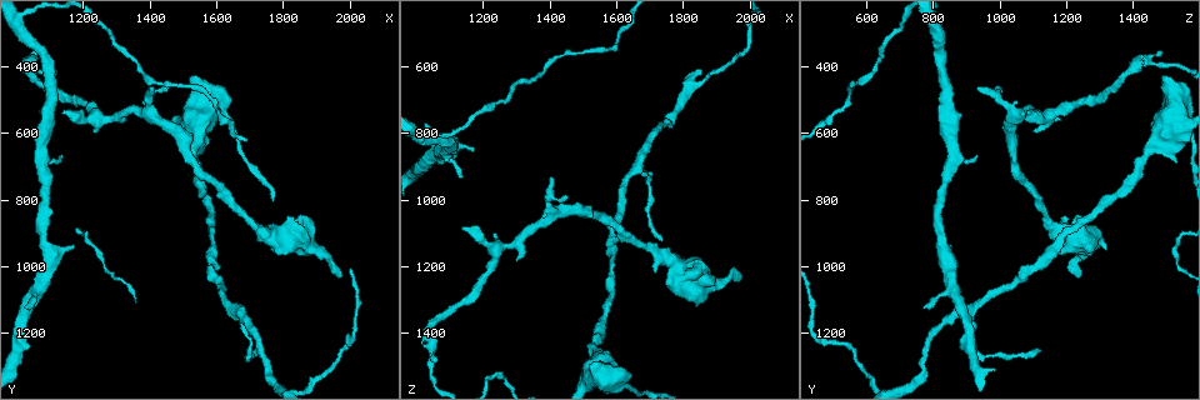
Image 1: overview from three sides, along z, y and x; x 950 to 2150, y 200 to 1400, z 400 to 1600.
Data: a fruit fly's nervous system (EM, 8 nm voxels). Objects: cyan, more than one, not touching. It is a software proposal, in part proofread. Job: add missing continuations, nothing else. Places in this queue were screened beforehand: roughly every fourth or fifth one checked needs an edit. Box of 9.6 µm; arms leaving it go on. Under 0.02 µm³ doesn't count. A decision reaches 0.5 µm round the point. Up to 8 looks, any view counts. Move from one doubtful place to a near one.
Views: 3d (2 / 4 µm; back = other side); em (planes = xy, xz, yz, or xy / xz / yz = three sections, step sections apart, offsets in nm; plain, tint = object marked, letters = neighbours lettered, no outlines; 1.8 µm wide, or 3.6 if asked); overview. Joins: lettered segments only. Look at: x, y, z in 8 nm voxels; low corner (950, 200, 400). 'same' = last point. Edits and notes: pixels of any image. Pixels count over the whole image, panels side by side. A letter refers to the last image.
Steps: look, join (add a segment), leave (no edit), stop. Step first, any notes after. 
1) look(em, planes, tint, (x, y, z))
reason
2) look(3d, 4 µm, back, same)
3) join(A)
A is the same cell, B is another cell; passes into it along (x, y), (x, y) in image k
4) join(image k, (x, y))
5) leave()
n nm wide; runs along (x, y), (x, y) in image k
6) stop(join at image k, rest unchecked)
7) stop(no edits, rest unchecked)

look(3d, 2 µm, (1030, 1120, 770))
free end

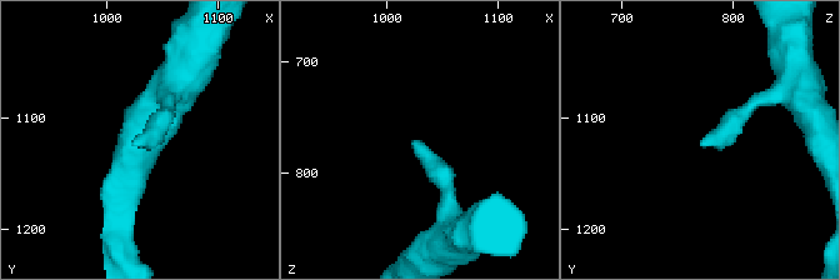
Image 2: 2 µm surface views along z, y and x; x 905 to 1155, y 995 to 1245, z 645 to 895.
look(em, yz, step 8, letters, (1026, 1122, 768))

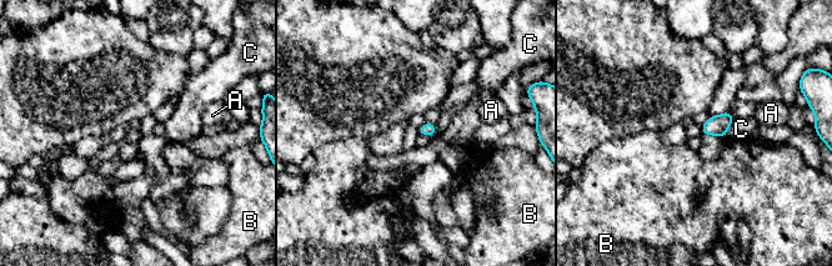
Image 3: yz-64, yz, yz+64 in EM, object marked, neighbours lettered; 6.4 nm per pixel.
look(em, planes, letters, same)

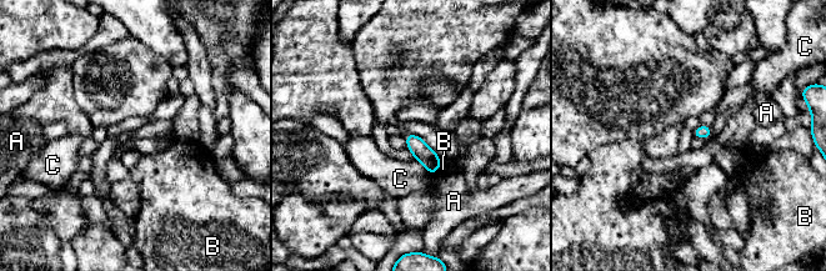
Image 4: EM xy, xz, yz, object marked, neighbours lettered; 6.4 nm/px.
leave()
A, B and C are other cells; border along (415, 157), (430, 174) in image 4; no lettered segment goes on from it

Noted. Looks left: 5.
look(em, 3.6 µm, planes, letters, (1180, 940, 850))
tapers out

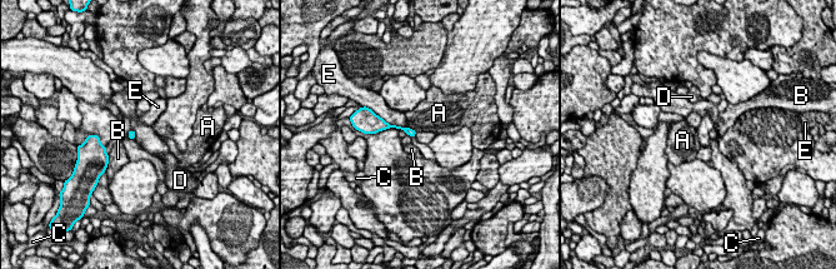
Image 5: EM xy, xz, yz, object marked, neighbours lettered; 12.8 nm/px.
leave()
A, B, C, D and E are other cells; border along (131, 129), (135, 138) in image 5; no lettered segment goes on from it

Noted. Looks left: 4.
look(em, 3.6 µm, planes, letters, (1140, 540, 1090))

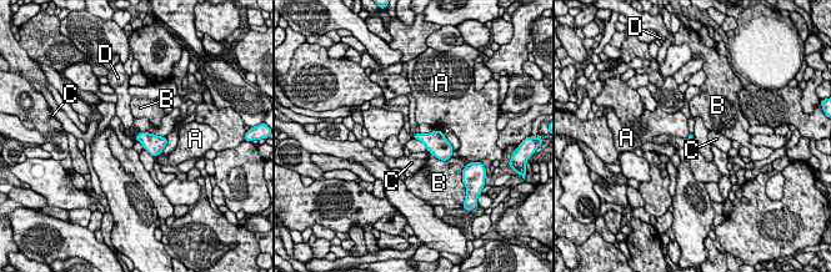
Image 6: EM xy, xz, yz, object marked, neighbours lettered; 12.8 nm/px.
leave()
A, B, C and D are other cells; border along (413, 137), (421, 141), (427, 150) in image 6; no lettered segment goes on from it

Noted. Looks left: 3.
stop(no edits, rest unchecked)

